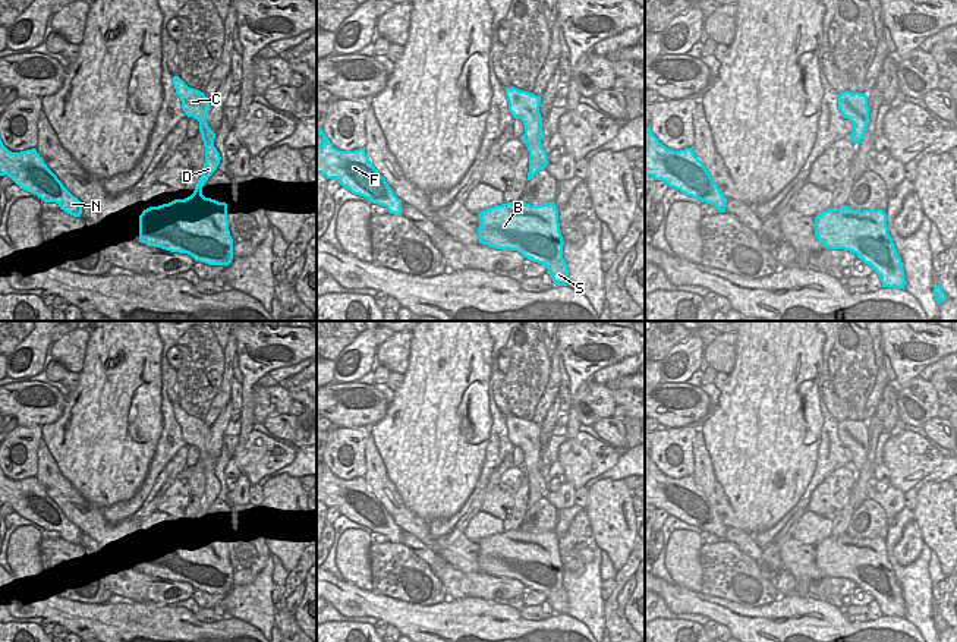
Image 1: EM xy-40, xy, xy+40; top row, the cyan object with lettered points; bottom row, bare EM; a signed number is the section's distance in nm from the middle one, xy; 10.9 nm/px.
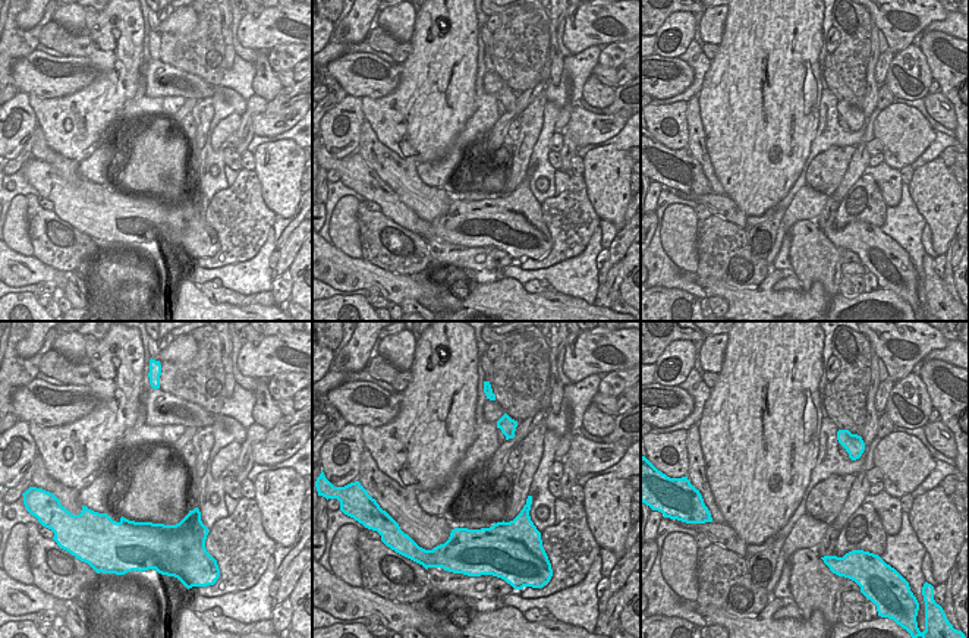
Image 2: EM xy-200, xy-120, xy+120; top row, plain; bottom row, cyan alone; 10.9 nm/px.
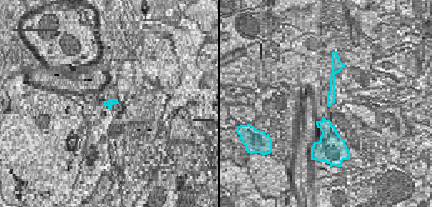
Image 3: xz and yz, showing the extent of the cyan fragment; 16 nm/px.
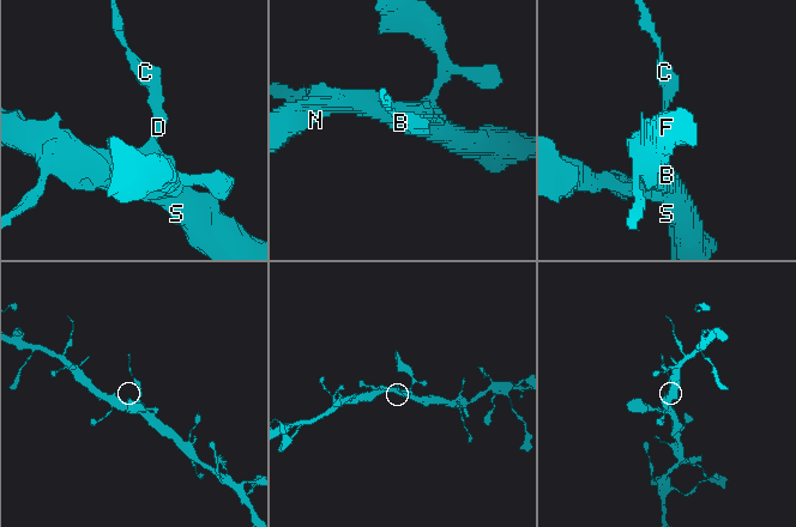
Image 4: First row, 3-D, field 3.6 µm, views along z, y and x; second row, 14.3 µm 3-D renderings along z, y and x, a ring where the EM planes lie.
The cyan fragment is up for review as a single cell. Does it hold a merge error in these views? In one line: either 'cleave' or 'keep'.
cleave

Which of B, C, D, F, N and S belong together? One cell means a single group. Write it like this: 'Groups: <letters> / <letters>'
Groups: B D F N S / C.

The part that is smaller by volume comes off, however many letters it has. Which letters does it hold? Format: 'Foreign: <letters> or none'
Foreign: C

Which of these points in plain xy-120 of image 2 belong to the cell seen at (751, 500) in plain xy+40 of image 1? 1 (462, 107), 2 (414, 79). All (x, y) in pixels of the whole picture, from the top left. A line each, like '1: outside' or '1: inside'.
1: inside
2: inside

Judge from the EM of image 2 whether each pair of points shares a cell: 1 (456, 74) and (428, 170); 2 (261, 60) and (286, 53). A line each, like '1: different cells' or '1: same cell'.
1: different cells
2: different cells

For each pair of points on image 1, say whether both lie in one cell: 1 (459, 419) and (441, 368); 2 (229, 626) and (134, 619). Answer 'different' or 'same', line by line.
1: same
2: same

